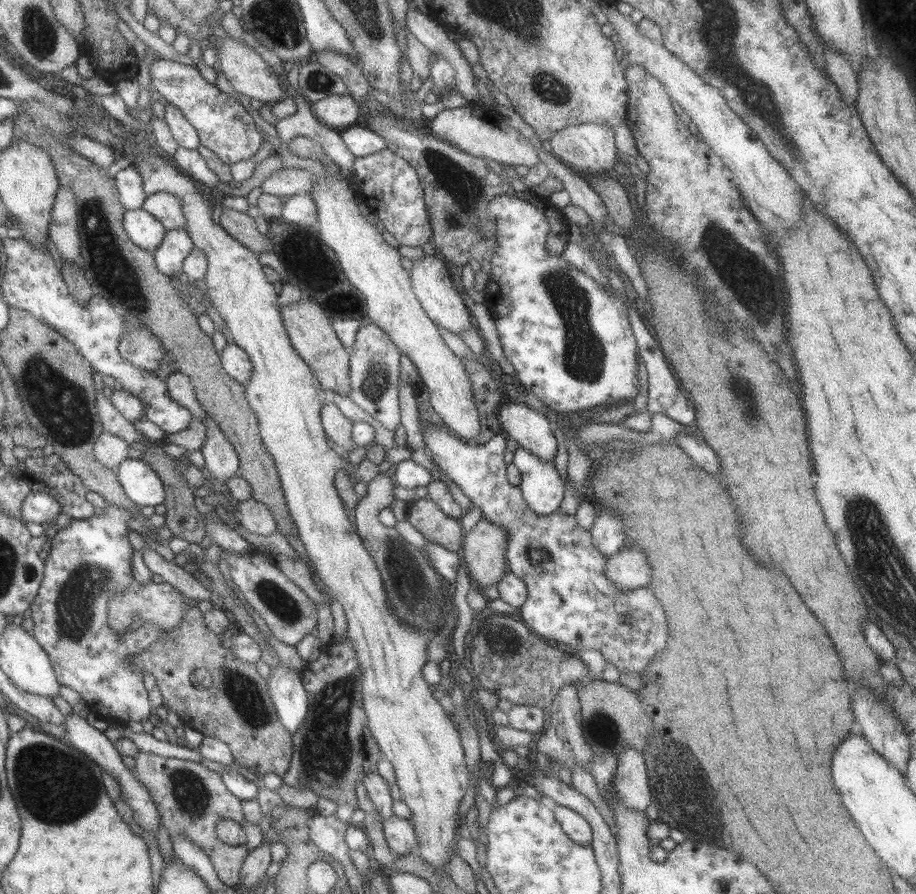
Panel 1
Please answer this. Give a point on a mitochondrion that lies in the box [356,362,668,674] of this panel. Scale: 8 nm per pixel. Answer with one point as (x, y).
(409, 581)

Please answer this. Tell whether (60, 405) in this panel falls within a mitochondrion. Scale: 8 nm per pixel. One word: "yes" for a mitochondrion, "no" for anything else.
yes

